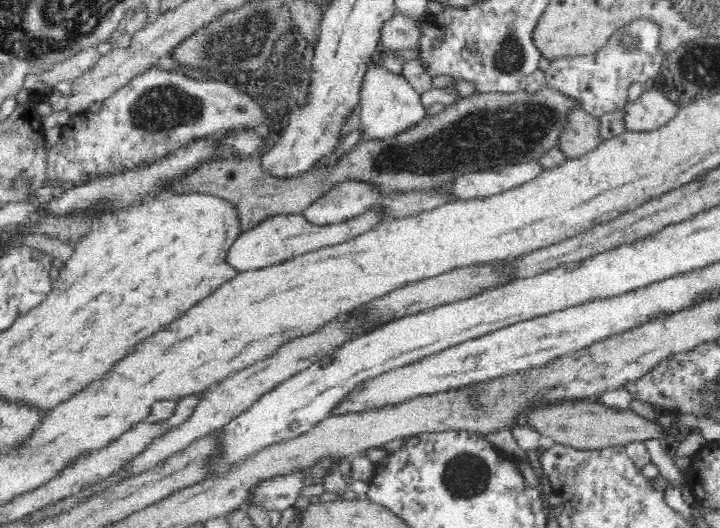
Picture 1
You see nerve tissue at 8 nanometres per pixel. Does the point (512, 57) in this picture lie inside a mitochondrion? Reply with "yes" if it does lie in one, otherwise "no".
yes

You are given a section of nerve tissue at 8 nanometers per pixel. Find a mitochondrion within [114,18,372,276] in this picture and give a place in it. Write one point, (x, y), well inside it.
(164, 107)

